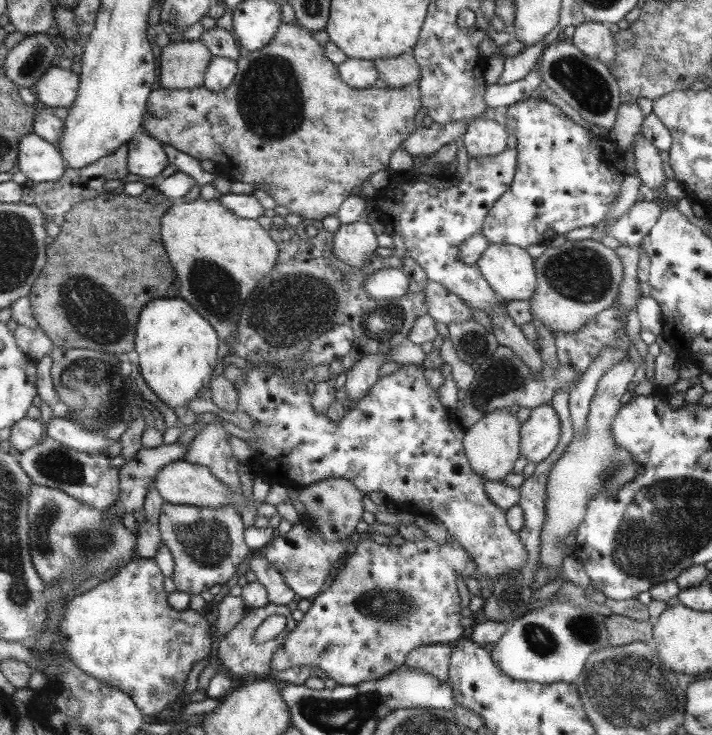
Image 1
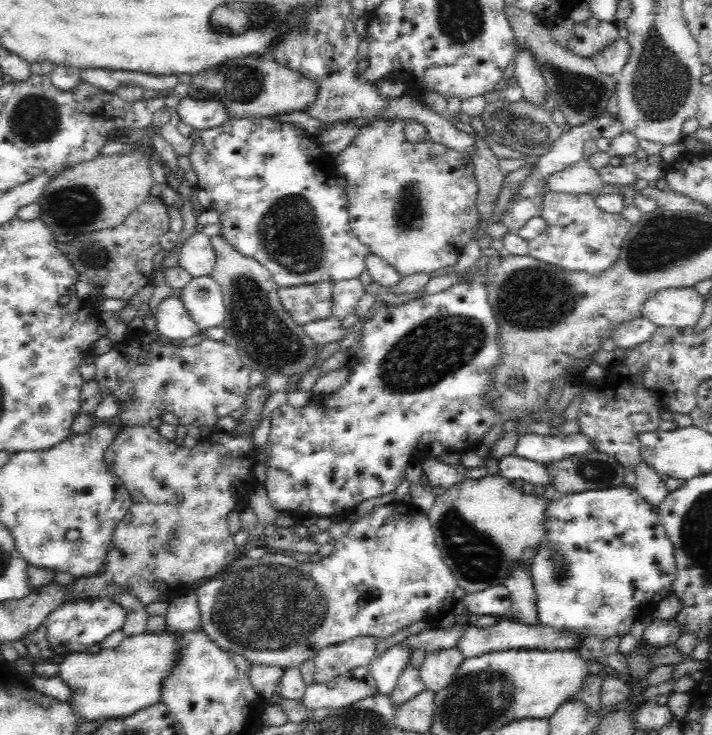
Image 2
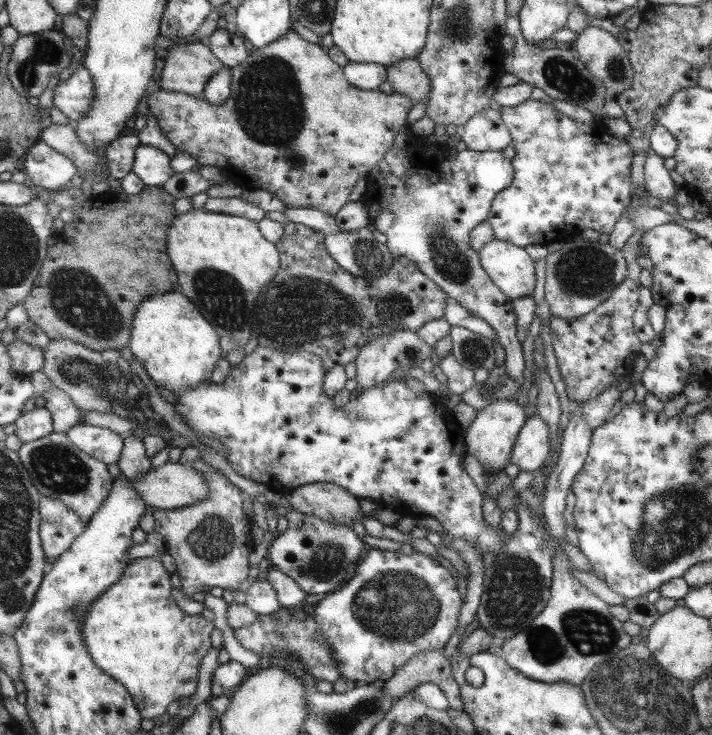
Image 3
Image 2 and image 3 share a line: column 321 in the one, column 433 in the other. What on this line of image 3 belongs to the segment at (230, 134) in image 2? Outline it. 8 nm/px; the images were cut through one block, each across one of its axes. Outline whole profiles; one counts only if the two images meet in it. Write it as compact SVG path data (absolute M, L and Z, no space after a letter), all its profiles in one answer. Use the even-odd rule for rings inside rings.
M411 131L406 138L405 149L393 148L387 151L377 166L366 174L361 201L368 209L371 220L369 225L386 236L385 245L389 253L413 262L417 270L432 280L446 296L456 300L462 308L468 309L469 313L480 317L493 328L506 376L521 387L524 383L525 366L522 347L516 336L516 316L512 300L489 279L488 273L480 264L478 253L469 247L468 242L473 228L487 220L493 199L512 183L513 175L512 160L505 158L501 151L477 152L466 148L456 153L447 148L429 147L426 137Z

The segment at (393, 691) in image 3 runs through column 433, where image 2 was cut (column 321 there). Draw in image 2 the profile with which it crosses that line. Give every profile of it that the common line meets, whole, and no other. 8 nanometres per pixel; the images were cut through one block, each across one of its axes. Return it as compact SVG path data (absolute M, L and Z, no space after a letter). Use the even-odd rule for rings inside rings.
M359 636L347 640L345 643L323 648L314 658L315 673L313 682L328 684L338 676L358 666L368 666L376 657L376 646L379 639L372 636Z

